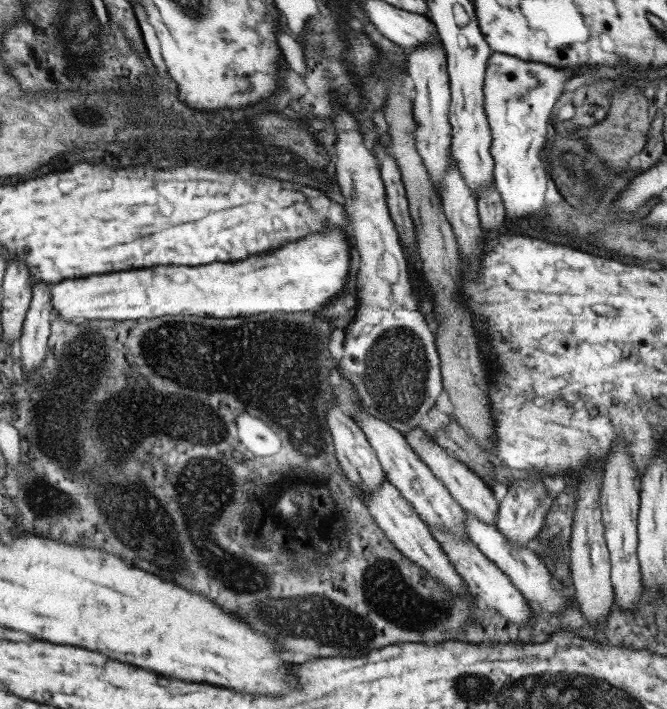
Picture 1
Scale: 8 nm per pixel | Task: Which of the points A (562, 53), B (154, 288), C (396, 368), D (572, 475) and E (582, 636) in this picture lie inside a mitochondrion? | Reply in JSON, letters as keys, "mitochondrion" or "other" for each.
{"A":"other","B":"other","C":"mitochondrion","D":"other","E":"other"}

